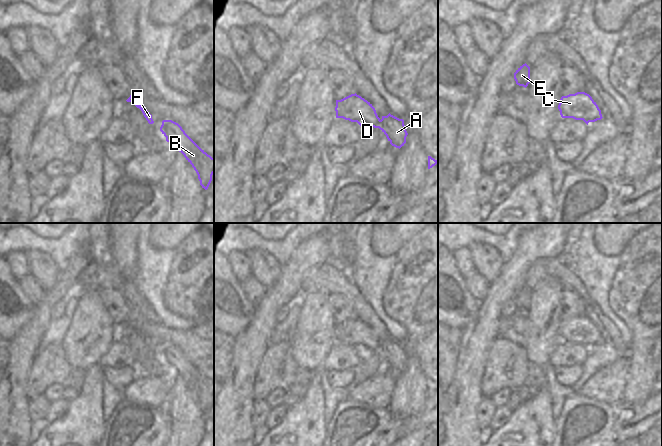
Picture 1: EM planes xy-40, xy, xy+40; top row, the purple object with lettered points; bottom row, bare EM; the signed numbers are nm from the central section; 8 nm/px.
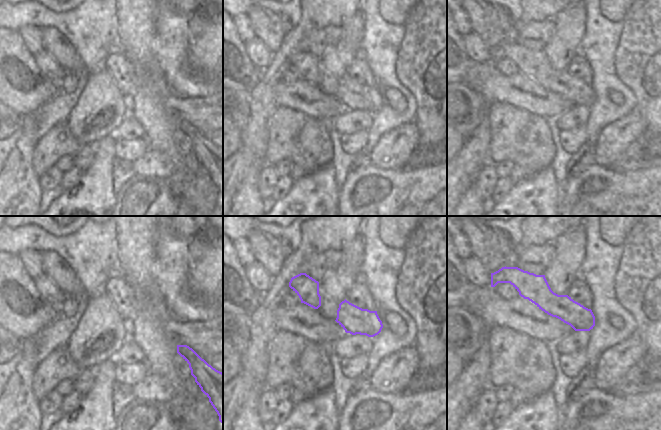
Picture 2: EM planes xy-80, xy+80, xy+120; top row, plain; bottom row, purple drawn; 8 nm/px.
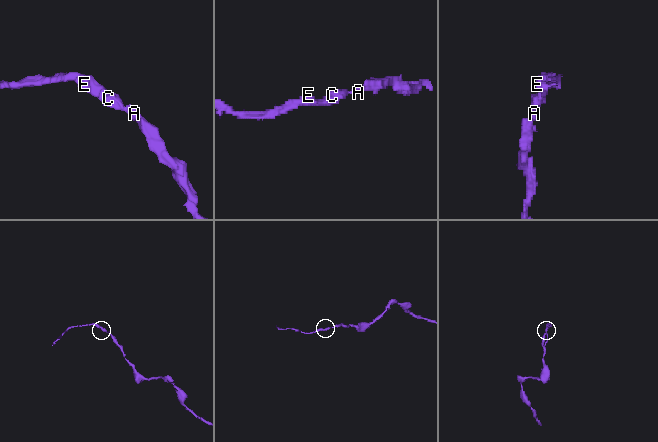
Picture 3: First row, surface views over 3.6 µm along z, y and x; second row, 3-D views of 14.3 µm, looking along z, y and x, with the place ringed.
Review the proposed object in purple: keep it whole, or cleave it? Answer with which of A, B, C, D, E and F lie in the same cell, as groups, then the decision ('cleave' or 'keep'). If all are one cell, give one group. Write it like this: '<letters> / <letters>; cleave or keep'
A B C D E F; keep

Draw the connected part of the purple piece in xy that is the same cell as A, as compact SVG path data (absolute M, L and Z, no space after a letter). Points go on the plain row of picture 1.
M356 317L336 324L335 335L336 342L357 346L360 350L379 352L396 372L400 373L406 367L408 357L404 344L390 337L380 343L372 328Z

